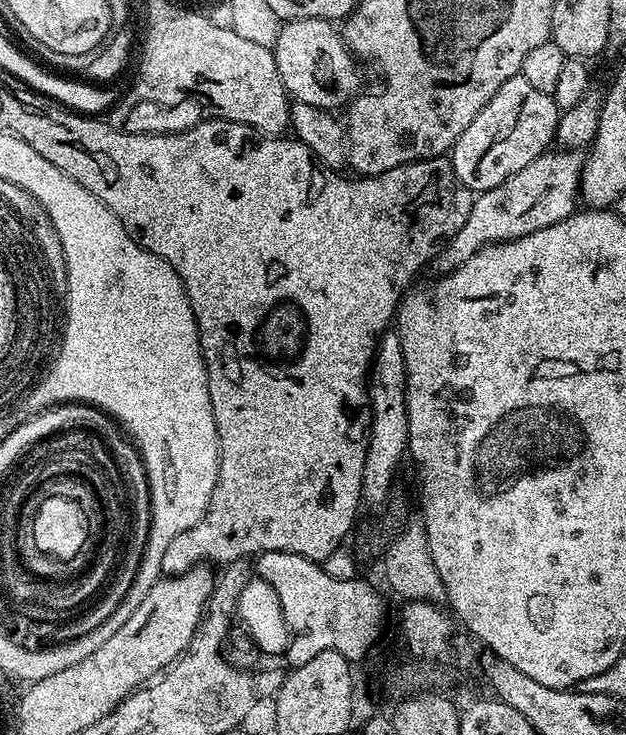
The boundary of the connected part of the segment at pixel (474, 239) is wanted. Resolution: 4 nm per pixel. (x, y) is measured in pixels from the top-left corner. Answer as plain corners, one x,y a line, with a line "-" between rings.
549,150
538,158
534,158
534,162
530,162
530,166
525,166
523,170
518,170
518,174
510,174
510,178
506,178
506,182
502,182
502,186
494,186
494,190
486,190
485,192
479,193
479,195
473,199
472,205
470,206
470,214
466,214
466,222
462,222
462,230
458,230
458,234
454,234
454,238
446,247
444,247
443,252
439,252
438,255
436,255
434,268
437,268
437,273
447,274
453,272
458,266
462,266
469,260
471,256
478,254
478,250
482,250
486,246
490,246
491,244
504,244
508,240
517,240
526,234
534,234
534,230
542,230
546,226
554,226
554,222
562,222
562,218
571,216
578,208
580,175
584,169
585,159
585,153
580,150

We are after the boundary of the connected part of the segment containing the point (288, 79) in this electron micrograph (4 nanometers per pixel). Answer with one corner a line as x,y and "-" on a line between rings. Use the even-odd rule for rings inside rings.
318,18
287,21
280,29
280,37
275,42
274,51
278,74
282,78
284,89
287,90
293,101
301,100
310,106
336,110
339,104
347,105
357,95
356,87
360,84
359,78
356,77
355,62
357,63
357,61
333,21

